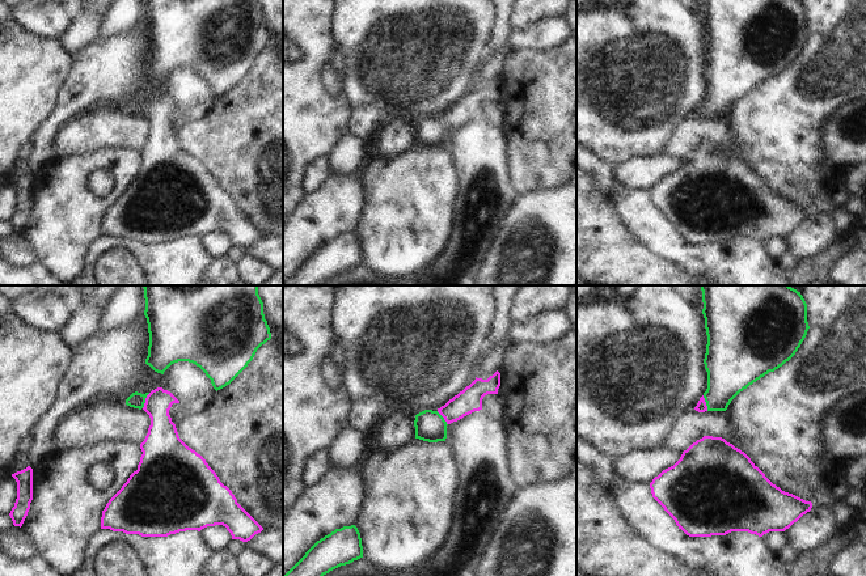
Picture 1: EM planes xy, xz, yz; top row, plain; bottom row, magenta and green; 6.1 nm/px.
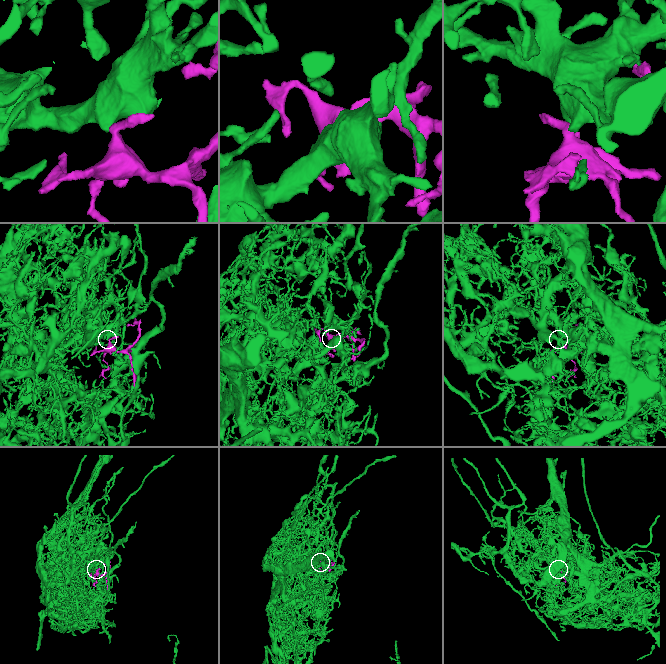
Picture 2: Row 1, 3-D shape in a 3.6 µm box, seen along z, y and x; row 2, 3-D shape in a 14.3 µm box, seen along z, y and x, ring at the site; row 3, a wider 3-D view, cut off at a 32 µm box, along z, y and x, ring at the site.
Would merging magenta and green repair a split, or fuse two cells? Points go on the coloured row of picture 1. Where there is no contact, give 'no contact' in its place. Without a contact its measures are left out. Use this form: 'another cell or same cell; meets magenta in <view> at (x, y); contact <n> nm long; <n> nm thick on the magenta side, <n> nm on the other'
same cell; meets magenta in xy at (146, 401); contact 110 nm long; 190 nm thick on the magenta side, 100 nm on the other

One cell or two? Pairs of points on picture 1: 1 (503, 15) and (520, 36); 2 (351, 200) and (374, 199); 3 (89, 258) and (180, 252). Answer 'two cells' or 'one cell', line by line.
1: two cells
2: two cells
3: one cell

